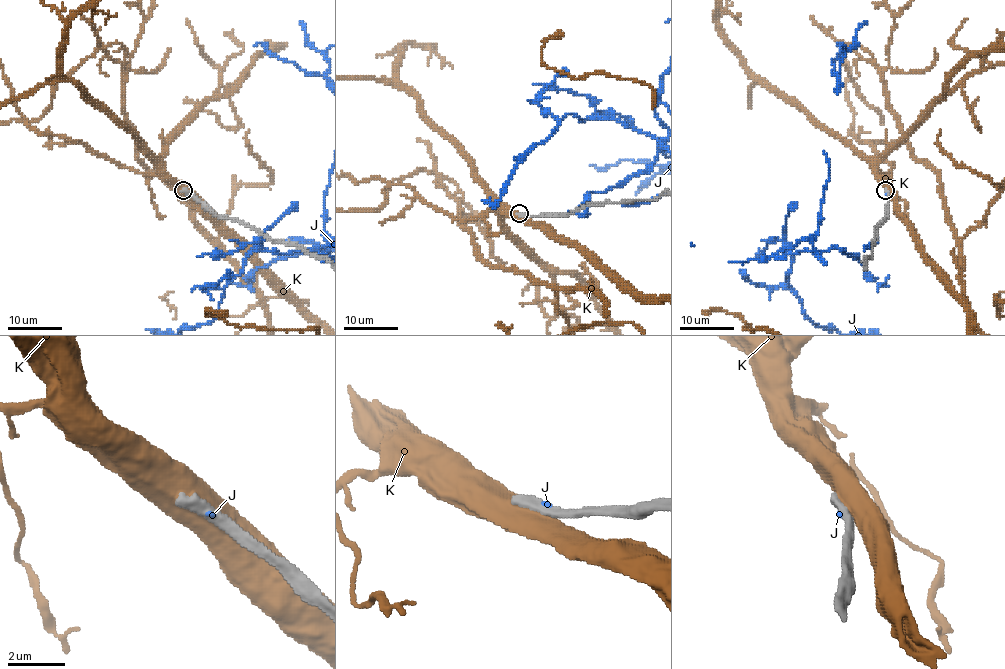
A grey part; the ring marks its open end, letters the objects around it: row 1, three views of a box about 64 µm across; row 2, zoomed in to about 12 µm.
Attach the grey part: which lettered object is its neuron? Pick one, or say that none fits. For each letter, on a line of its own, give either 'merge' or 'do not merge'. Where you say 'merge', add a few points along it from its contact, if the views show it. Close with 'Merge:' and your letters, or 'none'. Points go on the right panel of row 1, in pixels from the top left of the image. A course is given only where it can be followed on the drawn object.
J: do not merge
K: do not merge
Merge: none

